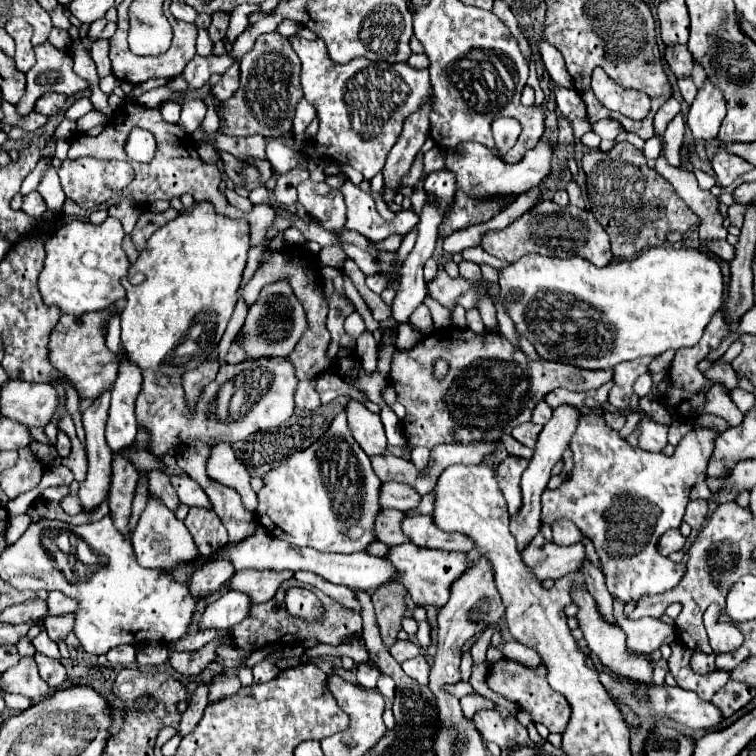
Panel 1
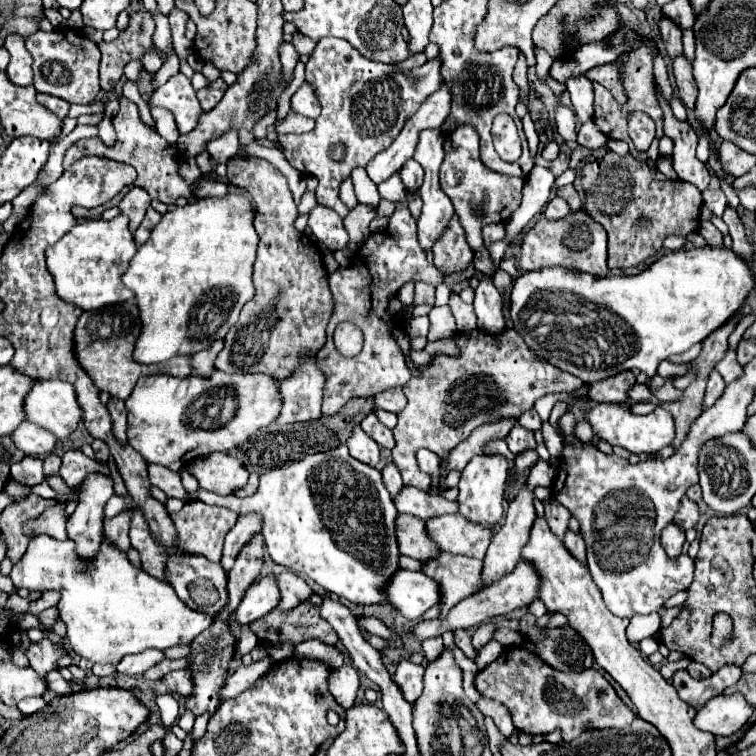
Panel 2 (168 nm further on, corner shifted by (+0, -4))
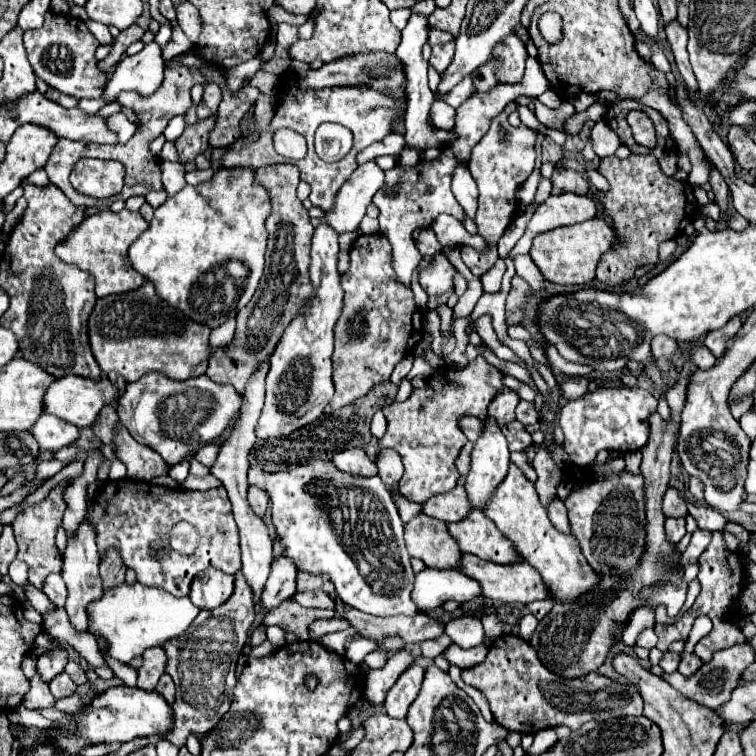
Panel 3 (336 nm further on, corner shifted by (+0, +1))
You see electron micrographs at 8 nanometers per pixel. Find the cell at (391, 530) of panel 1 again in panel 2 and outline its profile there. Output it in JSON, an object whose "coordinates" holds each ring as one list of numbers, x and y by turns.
{"coordinates":[[398,514,396,518,396,538,400,554,410,556,414,560,430,558,430,554,440,552,428,538,424,530,424,520,414,518,410,514]]}

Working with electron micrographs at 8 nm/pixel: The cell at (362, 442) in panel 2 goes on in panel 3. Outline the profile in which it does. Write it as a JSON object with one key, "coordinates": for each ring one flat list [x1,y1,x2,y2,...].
{"coordinates":[[350,447,350,449,336,453,332,457,332,463,342,473,350,473,350,475,358,475,358,477,374,477,378,473,378,467,374,465,374,461,360,447]]}

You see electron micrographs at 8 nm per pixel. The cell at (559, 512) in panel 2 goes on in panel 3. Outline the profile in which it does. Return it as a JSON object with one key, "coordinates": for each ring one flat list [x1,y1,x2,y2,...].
{"coordinates":[[540,447,536,451,536,457,532,461,534,465,534,471,538,473,538,481,534,483,536,485,536,491,540,495,540,501,542,505,546,507,550,503,552,497,556,497,556,487,560,483,560,477,562,477,562,471,560,467,552,461,550,453,546,447]]}

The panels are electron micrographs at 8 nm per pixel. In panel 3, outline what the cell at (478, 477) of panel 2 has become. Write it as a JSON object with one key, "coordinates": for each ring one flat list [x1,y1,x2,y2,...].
{"coordinates":[[486,417,484,429,472,451,472,465,464,485,472,507,484,507,486,499,490,499,494,489,504,481,508,465,510,451,506,445,506,437,494,417]]}

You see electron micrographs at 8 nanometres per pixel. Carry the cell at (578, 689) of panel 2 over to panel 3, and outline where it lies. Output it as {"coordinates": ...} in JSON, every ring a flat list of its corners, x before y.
{"coordinates":[[502,635,494,639,486,659,462,671,462,681,486,695,498,725,518,733,536,733,558,725,566,725,574,731,588,721,606,721,626,715,638,717,644,707,636,685,622,685,598,673,588,673,574,681,564,681,550,673,538,661,534,647,518,635]]}

